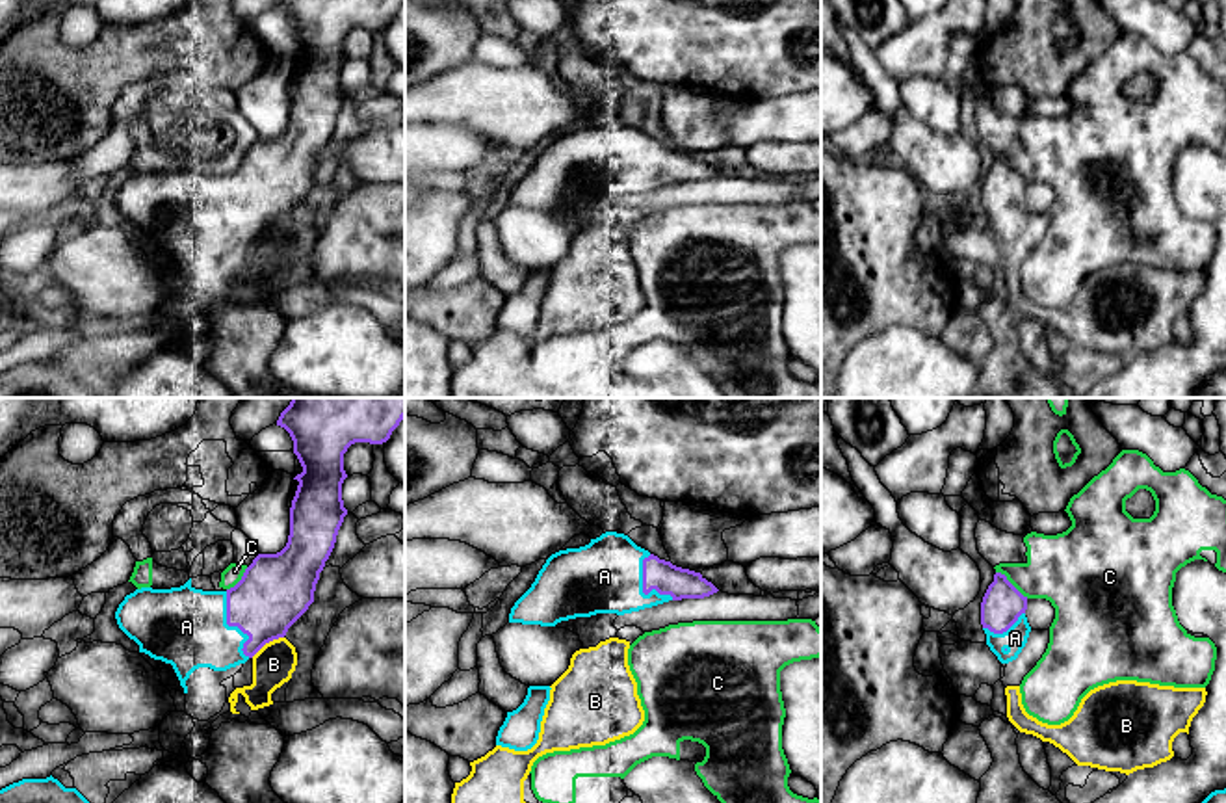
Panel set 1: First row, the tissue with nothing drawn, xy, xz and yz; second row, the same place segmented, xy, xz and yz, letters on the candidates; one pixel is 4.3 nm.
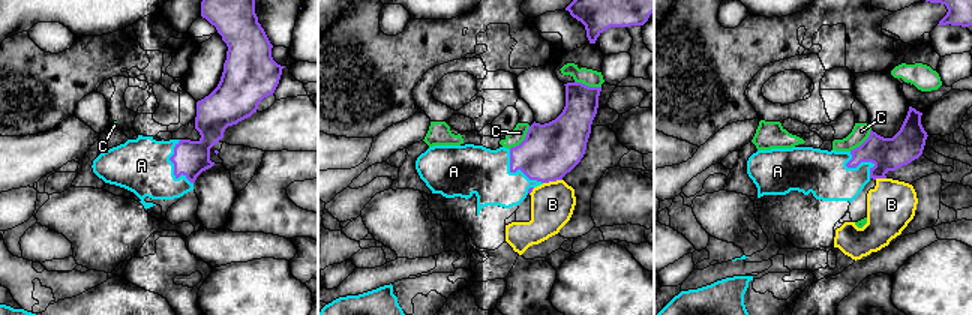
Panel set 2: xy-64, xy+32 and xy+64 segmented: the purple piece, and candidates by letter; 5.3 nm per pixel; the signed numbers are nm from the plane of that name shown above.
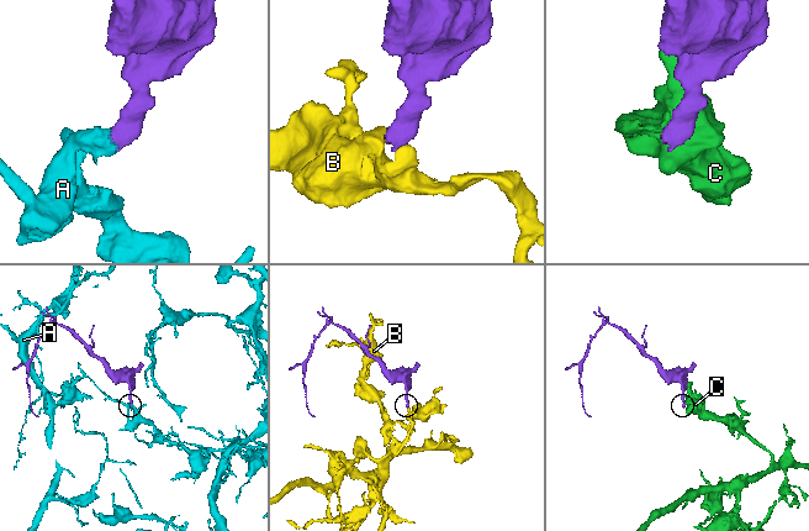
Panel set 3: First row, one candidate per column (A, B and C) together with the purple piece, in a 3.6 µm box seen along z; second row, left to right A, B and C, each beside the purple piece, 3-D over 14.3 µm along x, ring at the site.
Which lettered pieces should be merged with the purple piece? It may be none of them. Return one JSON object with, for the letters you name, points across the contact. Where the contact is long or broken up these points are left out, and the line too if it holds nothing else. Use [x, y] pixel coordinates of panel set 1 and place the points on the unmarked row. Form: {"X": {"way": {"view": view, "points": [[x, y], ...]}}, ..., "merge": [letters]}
{"A": {"way": {"view": "xy", "points": [[275, 173], [251, 197], [233, 209], [186, 210]]}}, "merge": ["A"]}

